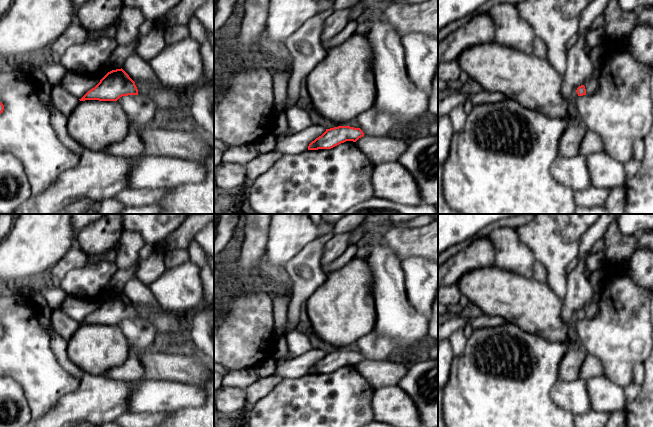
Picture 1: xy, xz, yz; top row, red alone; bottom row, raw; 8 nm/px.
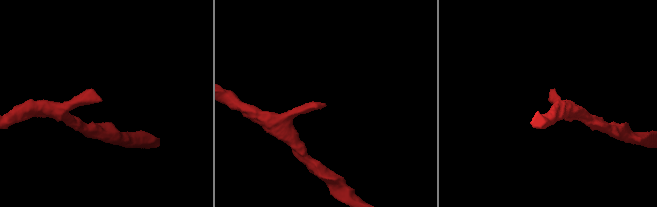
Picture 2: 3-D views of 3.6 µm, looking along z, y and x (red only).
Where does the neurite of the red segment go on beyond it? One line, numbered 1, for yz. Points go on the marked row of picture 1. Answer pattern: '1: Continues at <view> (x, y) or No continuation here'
1: No continuation here

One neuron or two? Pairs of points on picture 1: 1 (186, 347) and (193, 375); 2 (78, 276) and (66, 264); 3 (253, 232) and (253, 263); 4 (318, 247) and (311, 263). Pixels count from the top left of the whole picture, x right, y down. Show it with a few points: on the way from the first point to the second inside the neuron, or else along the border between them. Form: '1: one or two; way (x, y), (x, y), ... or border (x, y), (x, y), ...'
1: two; border (164, 349), (183, 353), (197, 353)
2: two; border (90, 259), (83, 266), (69, 270), (55, 282)
3: one; way (253, 240), (253, 255)
4: one; way (314, 251), (311, 254), (311, 259)

